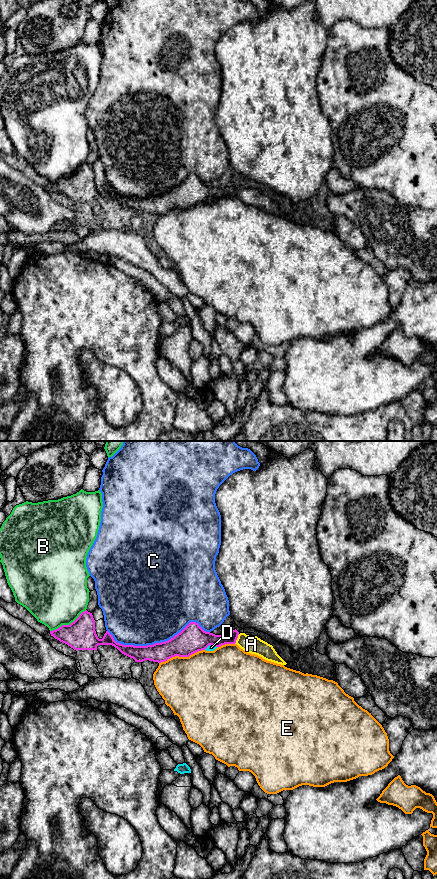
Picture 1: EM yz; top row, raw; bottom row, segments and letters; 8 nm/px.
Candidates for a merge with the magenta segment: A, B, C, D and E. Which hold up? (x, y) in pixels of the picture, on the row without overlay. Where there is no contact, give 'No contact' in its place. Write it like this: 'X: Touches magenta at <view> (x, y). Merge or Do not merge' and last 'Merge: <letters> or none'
A: Touches magenta at yz (236, 191). Do not merge
B: Touches magenta at yz (68, 177). Do not merge
C: Touches magenta at yz (157, 195). Do not merge
D: Touches magenta at yz (210, 196). Do not merge
E: Touches magenta at yz (181, 208). Do not merge
Merge: none

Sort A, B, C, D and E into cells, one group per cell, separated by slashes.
A D / B / C / E

